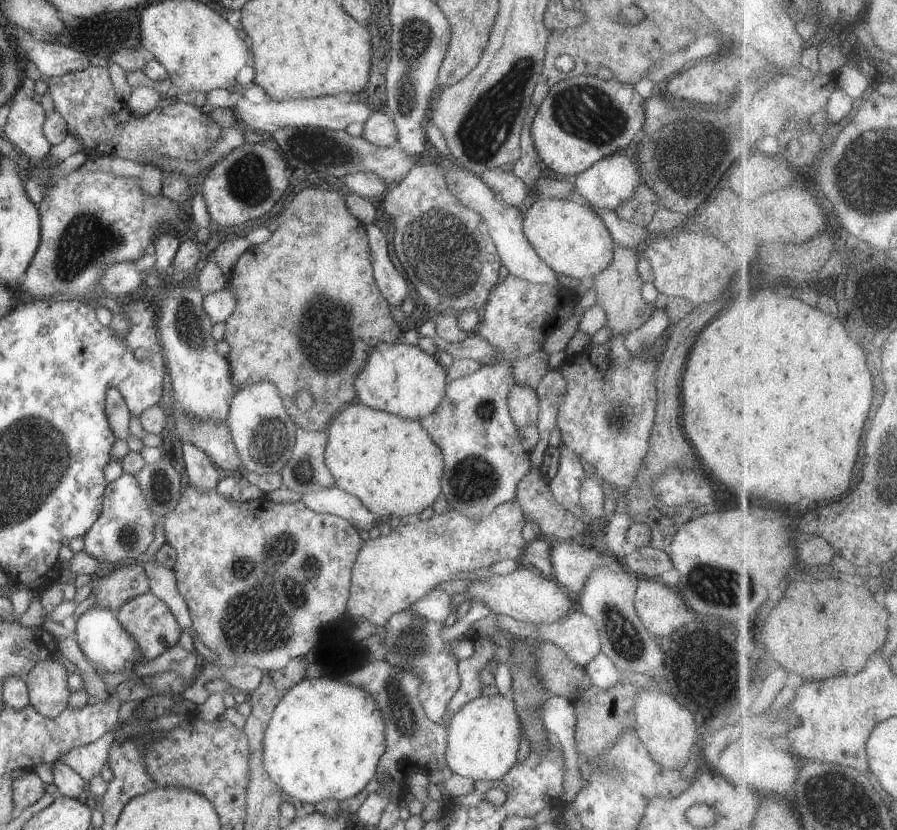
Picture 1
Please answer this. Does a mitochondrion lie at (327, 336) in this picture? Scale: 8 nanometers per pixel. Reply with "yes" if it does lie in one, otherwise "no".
yes

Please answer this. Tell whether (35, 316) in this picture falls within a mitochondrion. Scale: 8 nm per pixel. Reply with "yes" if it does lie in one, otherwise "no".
no

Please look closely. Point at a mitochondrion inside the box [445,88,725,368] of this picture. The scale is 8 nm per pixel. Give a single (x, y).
(674, 146)

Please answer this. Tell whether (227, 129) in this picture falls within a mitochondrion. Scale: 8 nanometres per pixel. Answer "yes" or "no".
no

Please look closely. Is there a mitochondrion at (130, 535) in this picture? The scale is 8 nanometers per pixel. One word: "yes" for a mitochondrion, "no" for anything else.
yes

